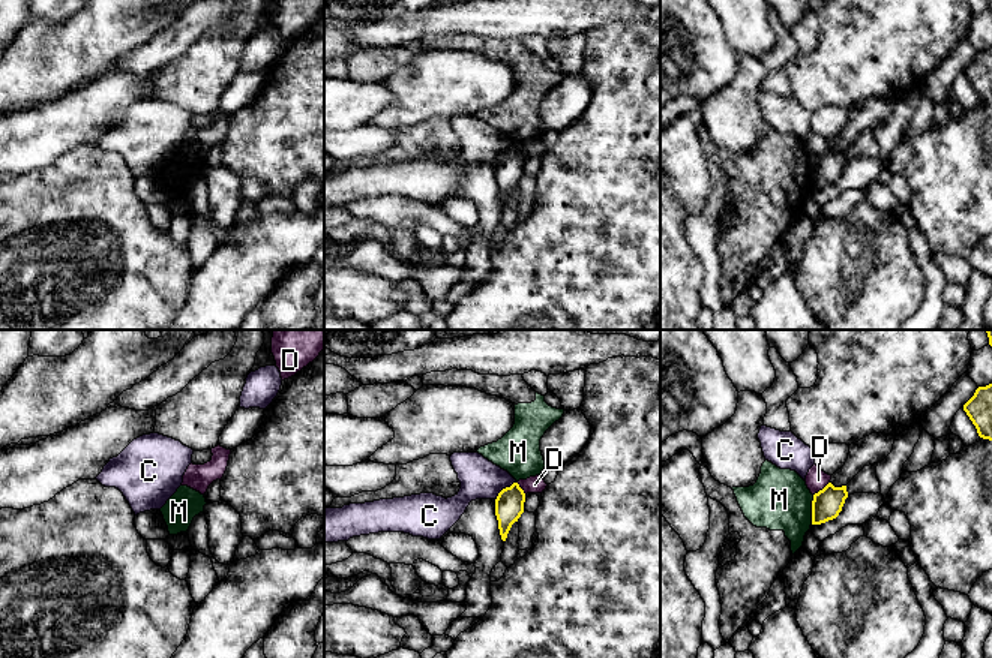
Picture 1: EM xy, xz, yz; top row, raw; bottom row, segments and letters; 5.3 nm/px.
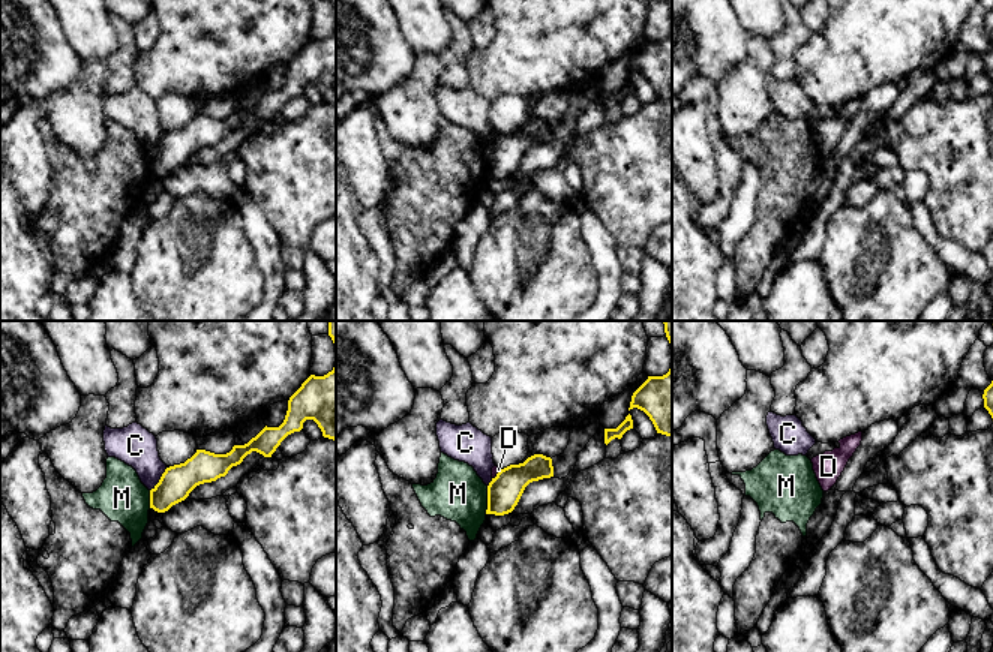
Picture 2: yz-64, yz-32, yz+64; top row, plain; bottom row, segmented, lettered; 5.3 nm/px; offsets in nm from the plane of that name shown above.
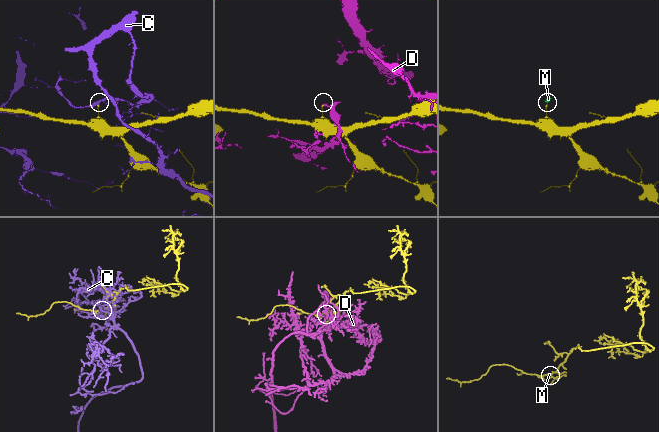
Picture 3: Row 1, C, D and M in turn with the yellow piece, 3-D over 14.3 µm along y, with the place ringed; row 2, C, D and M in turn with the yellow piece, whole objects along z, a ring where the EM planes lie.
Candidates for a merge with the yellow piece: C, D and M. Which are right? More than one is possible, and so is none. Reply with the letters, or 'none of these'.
none of these

